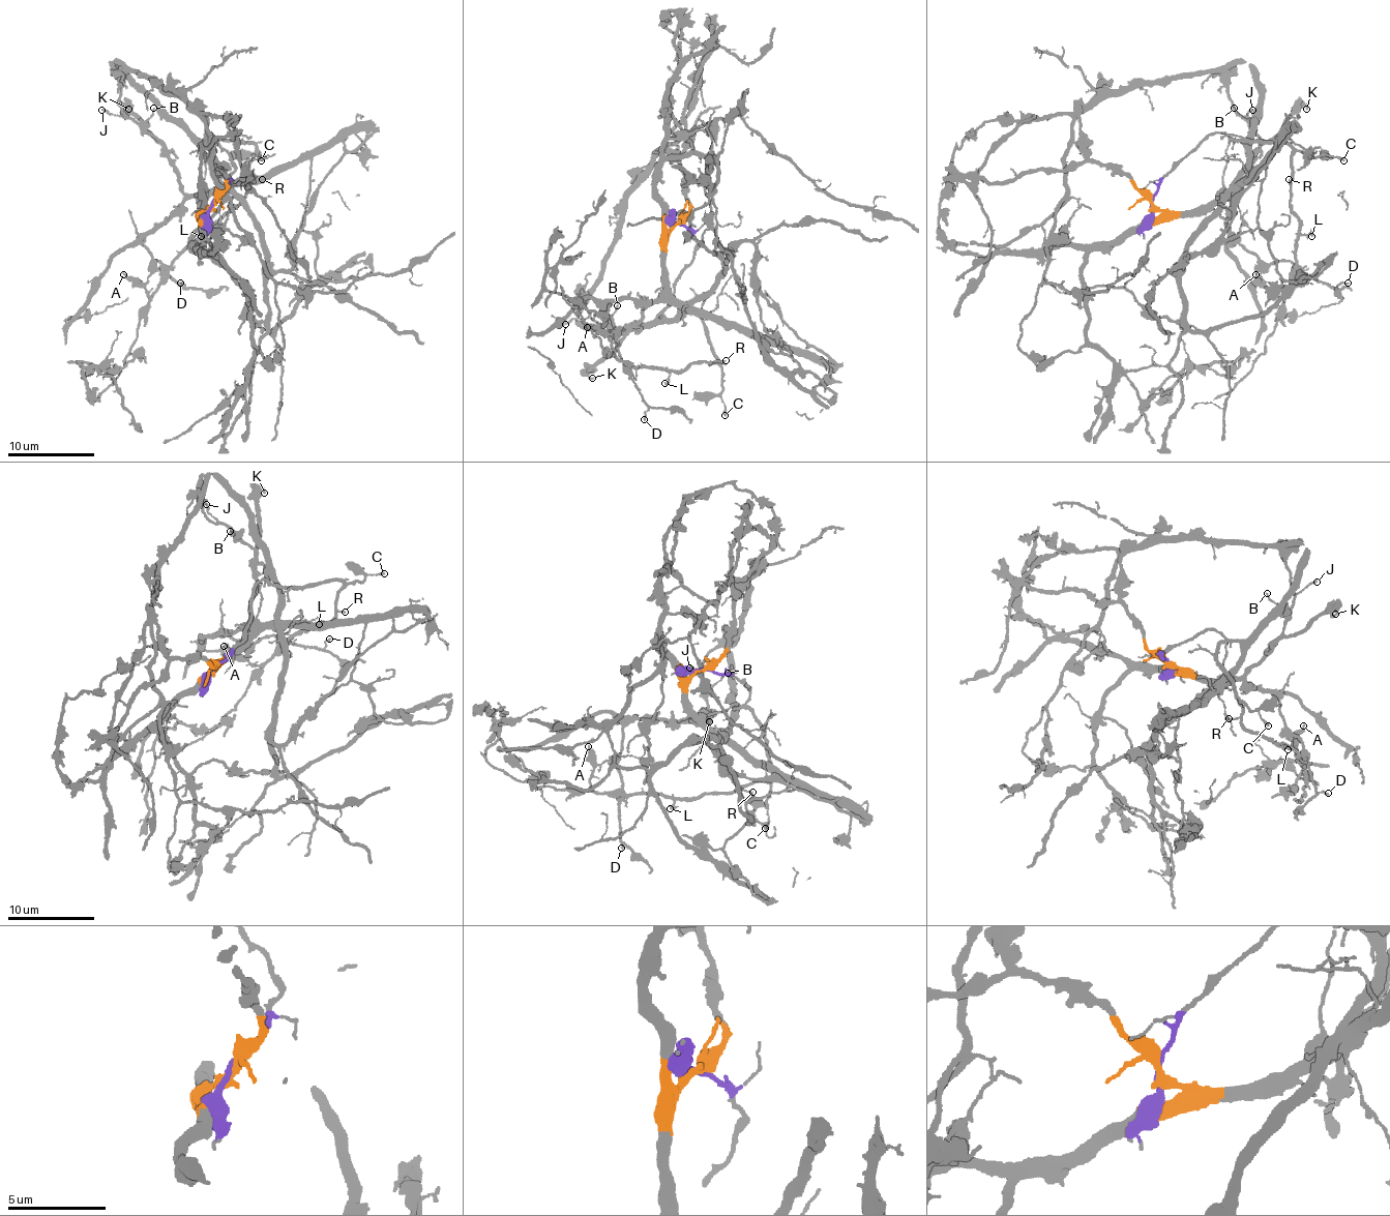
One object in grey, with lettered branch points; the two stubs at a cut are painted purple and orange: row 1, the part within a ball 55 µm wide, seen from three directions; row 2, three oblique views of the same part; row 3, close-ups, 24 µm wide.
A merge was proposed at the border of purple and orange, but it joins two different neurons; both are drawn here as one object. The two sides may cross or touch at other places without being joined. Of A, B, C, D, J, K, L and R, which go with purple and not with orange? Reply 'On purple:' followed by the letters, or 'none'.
On purple: A, C, L, R

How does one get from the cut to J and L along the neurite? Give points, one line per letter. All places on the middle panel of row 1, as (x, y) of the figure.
J: (677, 223), (664, 246), (664, 290), (632, 326), (623, 333), (605, 328), (593, 318), (571, 318), (565, 324)
L: (677, 223), (690, 231), (697, 250), (673, 288), (675, 300), (703, 324), (718, 363), (694, 361), (664, 383)

